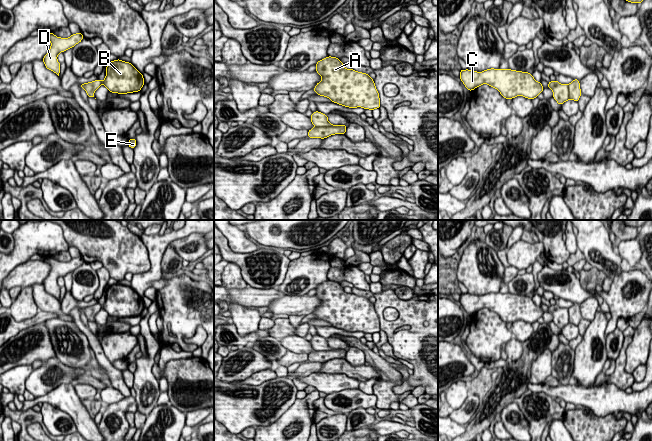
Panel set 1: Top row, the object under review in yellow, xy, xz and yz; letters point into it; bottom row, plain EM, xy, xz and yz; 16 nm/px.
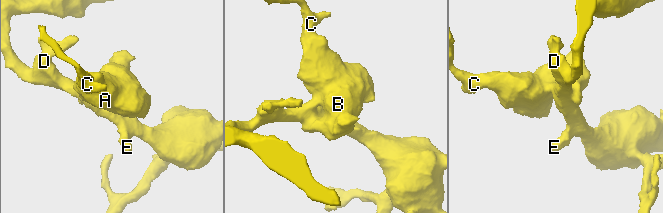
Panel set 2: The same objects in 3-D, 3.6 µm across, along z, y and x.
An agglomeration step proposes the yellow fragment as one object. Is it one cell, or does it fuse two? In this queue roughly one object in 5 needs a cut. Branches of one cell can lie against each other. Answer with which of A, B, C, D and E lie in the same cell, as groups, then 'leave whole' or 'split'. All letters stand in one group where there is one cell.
A B C D E | leave whole

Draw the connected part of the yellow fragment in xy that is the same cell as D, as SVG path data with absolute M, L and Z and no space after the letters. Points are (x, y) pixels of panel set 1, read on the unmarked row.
M80 256L72 258L69 262L57 261L54 257L44 258L44 261L50 264L51 270L42 284L47 293L53 295L59 300L61 288L57 284L58 278L65 276L69 272L73 272L76 268L82 265L84 260Z

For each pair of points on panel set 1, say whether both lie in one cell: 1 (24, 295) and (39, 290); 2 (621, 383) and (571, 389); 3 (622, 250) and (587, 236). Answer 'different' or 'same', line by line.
1: different
2: different
3: different

